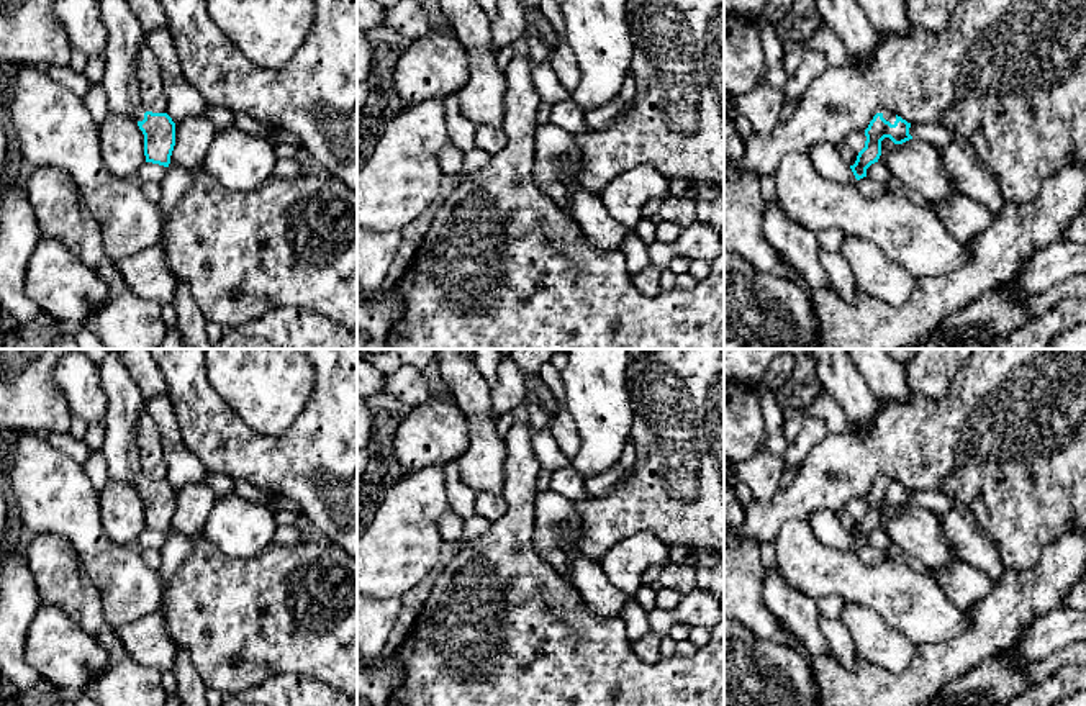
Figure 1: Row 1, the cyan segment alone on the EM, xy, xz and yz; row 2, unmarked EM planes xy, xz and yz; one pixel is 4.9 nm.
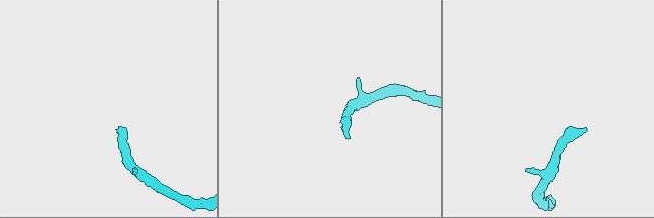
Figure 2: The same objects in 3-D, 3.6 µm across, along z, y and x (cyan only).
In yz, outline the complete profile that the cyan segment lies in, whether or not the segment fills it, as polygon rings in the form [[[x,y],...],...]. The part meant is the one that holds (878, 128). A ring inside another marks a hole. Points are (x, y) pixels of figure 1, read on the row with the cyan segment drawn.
[[[880,110],[865,129],[865,147],[858,152],[855,164],[850,165],[855,179],[860,180],[867,177],[867,169],[878,162],[881,156],[881,141],[885,138],[889,138],[894,144],[903,144],[912,139],[909,128],[911,123],[896,113]]]

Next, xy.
[[[100,0],[100,11],[108,33],[102,87],[110,111],[126,115],[138,123],[144,134],[146,162],[169,167],[175,146],[175,123],[167,113],[146,111],[139,105],[136,61],[146,31],[126,0]]]

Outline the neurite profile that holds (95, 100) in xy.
[[[90,84],[88,90],[82,97],[82,102],[98,124],[111,113],[105,88],[102,85]]]

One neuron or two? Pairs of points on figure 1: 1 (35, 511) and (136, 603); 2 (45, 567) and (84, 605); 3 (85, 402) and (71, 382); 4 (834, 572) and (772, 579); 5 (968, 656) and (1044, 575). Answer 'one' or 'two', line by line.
1: one
2: one
3: one
4: two
5: one

